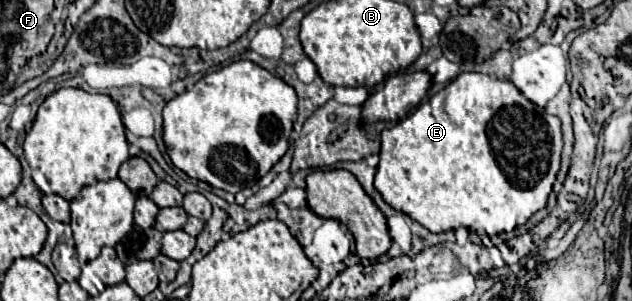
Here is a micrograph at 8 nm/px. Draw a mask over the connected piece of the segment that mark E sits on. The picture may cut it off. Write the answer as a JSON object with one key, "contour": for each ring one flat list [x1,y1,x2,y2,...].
{"contour":[[463,72,453,82,449,82,443,90,439,90,435,96,431,96,425,104,421,104,405,120,401,120,393,128,381,132,381,152,379,152,379,166,377,166,377,174,375,174,375,188,379,190,379,194,391,208,407,214,411,220,419,222,433,234,457,230,463,226,463,228,475,230,477,234,493,236,493,234,501,234,501,232,511,232,513,228,525,224,535,212,539,212,547,206,547,198,555,184,557,172,561,168,561,150,563,150,563,134,561,134,559,118,549,116,545,112,541,112,541,116,539,116,539,108,533,102,529,102,509,80,499,80,499,78,491,78,491,76,477,74,477,72]]}

